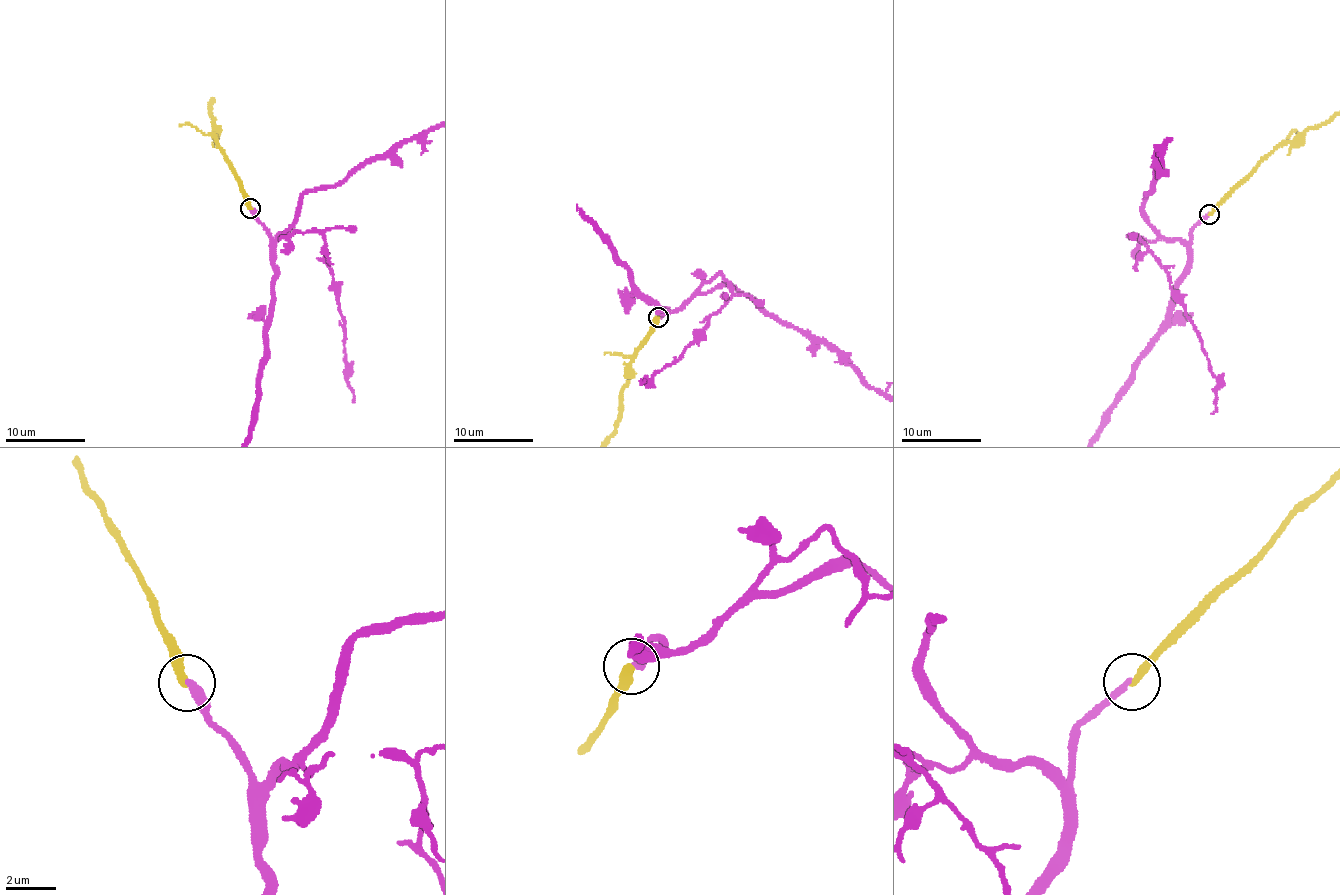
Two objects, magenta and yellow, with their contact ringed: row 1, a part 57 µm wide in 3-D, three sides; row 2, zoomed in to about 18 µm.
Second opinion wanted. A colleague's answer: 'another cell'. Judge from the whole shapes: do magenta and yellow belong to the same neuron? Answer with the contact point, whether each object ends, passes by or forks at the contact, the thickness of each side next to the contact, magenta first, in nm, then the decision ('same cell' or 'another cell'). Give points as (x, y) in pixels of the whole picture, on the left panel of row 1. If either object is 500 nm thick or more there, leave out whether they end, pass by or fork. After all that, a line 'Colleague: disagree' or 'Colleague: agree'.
at (250, 208); magenta ends there; yellow ends there; 280 nm thick on the magenta side, 300 nm on the other; another cell
Colleague: agree

